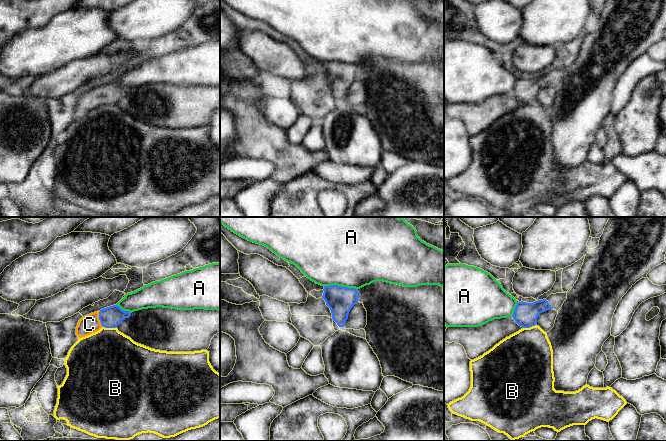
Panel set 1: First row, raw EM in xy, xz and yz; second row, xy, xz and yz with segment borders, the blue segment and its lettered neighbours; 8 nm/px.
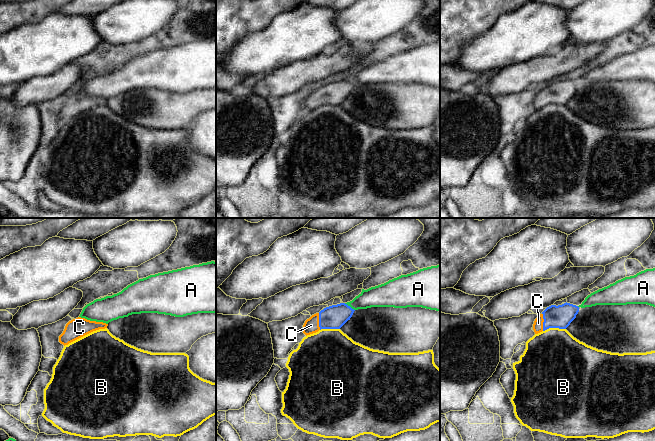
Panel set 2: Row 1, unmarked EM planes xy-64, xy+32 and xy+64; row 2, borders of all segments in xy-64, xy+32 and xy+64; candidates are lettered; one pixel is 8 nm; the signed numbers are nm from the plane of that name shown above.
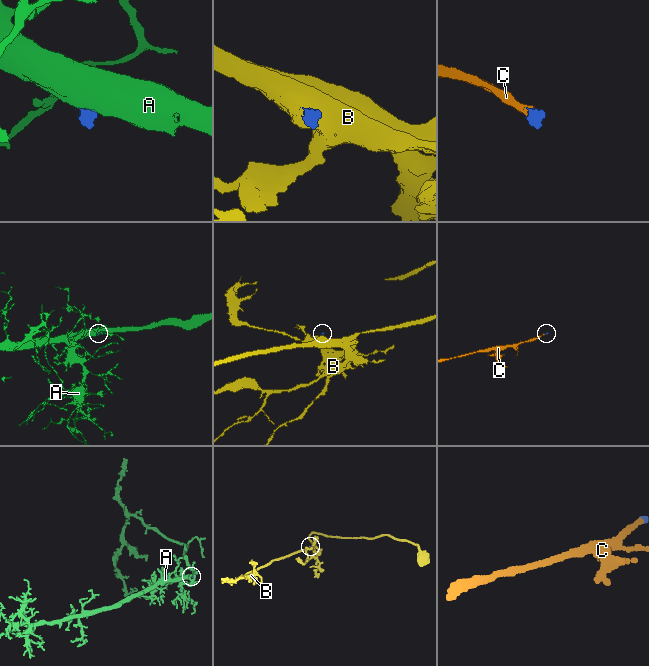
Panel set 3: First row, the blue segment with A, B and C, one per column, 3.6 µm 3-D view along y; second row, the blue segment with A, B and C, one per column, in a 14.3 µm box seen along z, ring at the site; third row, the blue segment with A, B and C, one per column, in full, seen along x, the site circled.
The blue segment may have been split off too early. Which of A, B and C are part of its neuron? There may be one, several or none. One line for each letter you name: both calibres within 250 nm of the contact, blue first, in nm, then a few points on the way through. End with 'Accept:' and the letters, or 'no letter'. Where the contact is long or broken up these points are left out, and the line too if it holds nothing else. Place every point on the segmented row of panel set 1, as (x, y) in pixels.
C: calibres 170 and 150 nm; way xy (110, 317), (99, 319), (89, 324)
Accept: C

